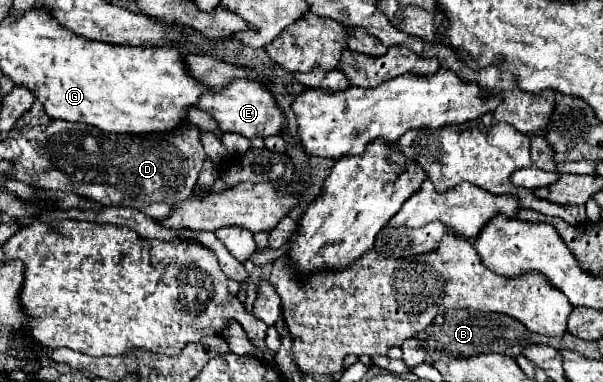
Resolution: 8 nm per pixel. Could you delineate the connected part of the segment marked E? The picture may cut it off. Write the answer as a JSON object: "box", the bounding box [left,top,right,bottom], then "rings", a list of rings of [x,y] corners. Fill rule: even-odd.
{"box":[198,80,286,138],"rings":[[[232,80],[230,84],[226,84],[226,88],[208,90],[200,96],[198,108],[208,112],[218,122],[222,132],[236,132],[246,138],[274,136],[286,128],[282,112],[276,108],[276,102],[270,92],[252,80]]]}

